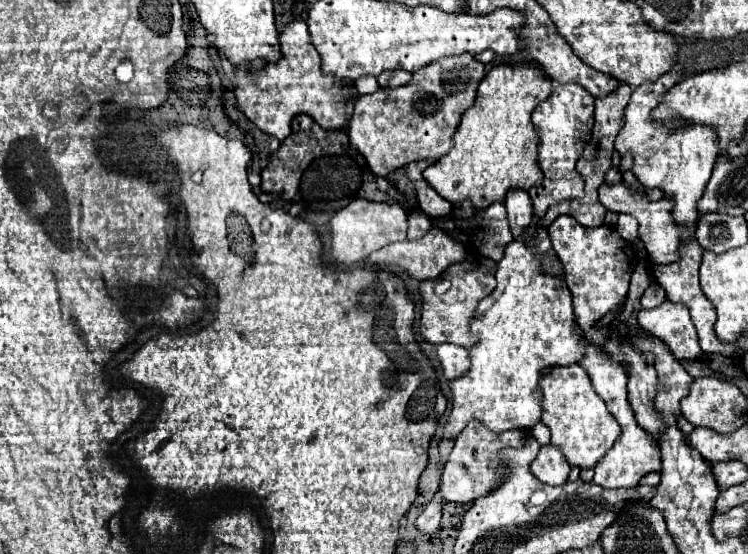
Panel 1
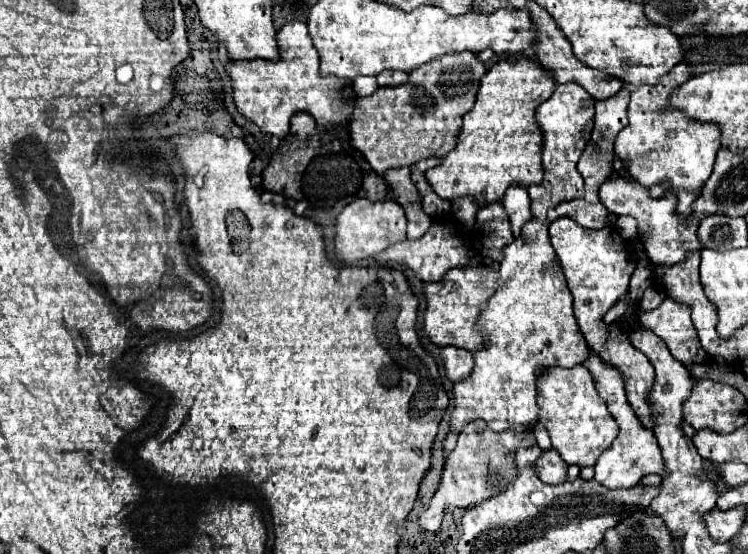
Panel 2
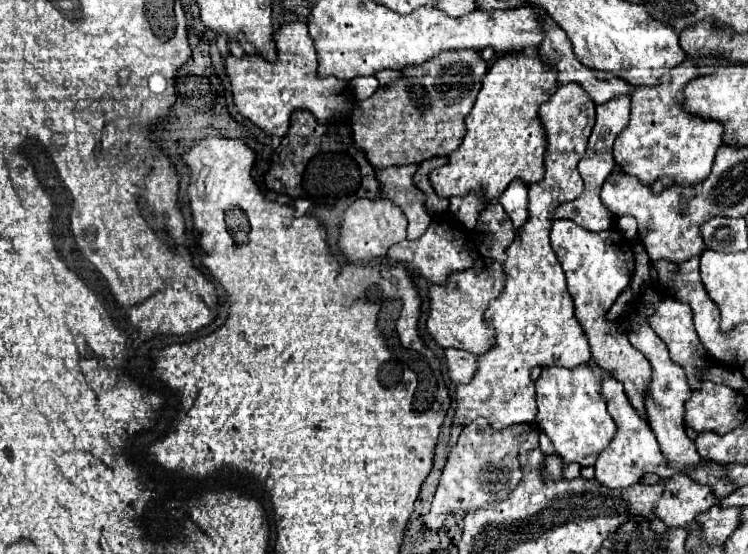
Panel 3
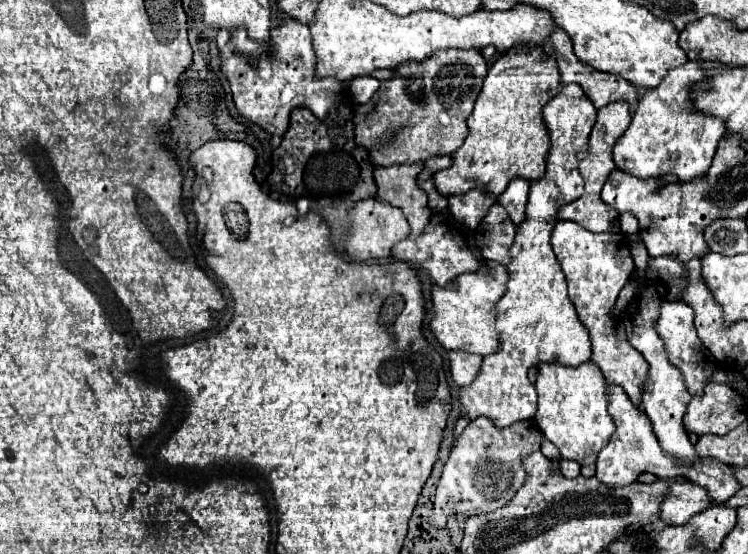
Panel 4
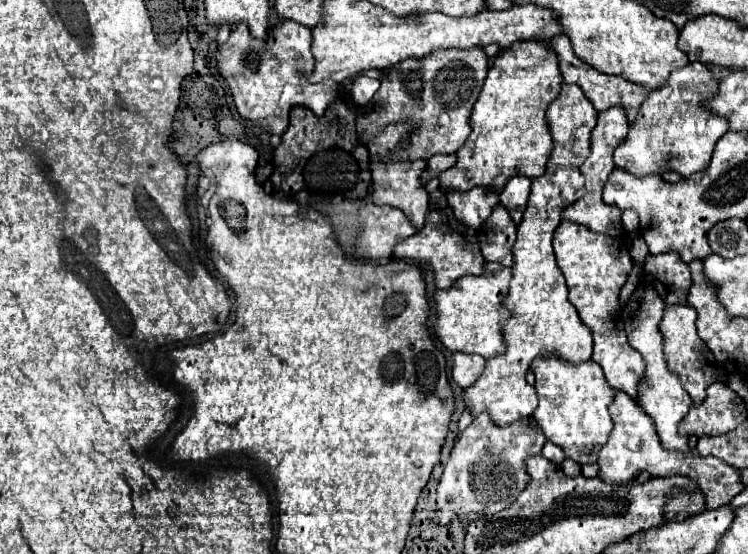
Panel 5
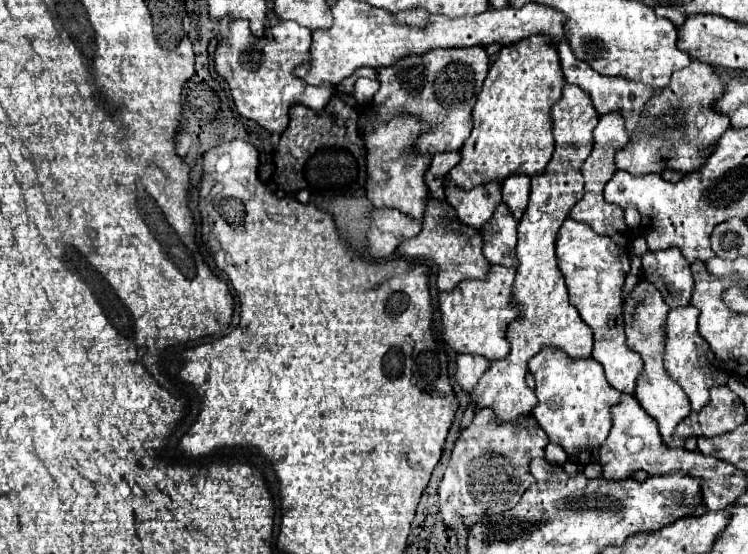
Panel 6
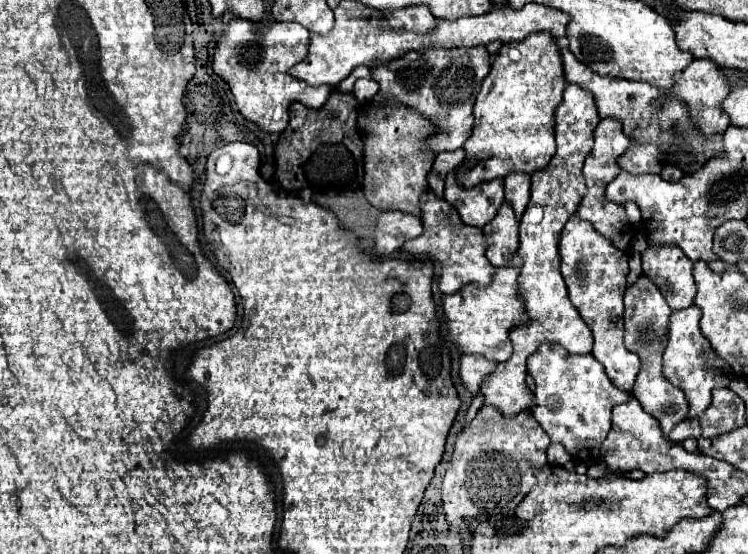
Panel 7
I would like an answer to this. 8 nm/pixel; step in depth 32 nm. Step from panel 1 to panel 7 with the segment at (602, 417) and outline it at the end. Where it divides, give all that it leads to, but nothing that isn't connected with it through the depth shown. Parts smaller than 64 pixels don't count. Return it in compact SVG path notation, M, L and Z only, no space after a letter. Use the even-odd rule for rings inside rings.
M542 344L528 358L528 374L534 378L534 408L532 416L548 432L552 442L562 444L574 462L596 462L600 446L608 436L612 408L632 398L630 392L614 388L604 366L590 356L572 356L558 344Z

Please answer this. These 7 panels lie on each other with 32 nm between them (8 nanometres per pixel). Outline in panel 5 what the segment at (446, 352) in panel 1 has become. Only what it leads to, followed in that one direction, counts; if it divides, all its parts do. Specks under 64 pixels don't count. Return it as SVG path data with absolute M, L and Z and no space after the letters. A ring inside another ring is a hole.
M456 352L454 354L454 382L460 388L470 388L474 384L474 380L480 378L480 372L484 370L486 358L478 356L478 354L464 354L464 352Z

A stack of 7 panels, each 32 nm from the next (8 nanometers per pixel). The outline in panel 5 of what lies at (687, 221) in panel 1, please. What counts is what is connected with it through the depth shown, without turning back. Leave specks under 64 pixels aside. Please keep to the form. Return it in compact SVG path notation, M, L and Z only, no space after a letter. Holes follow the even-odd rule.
M690 62L670 74L666 86L652 90L644 104L640 106L636 122L630 132L614 152L614 164L634 176L648 176L658 172L678 172L688 178L702 172L714 152L716 142L728 130L728 120L716 116L704 108L704 100L716 92L716 78L702 62Z

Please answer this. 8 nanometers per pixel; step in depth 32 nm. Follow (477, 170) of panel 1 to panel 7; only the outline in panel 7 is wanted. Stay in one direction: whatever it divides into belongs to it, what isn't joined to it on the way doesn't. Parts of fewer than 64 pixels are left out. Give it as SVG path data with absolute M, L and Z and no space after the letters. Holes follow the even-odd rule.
M538 32L522 42L504 44L476 98L472 136L464 144L466 168L458 174L458 180L466 188L472 188L480 182L504 178L512 172L532 174L542 170L556 150L554 110L562 100L564 86L566 78L560 48L552 34ZM482 150L492 152L494 158L474 164L474 156Z

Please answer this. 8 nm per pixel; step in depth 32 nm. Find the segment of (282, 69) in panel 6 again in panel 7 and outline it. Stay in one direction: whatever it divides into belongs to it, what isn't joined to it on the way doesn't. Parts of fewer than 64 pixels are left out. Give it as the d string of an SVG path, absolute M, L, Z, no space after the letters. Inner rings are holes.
M232 18L222 38L216 44L214 62L212 62L212 70L222 80L226 80L226 84L234 94L236 106L244 118L262 126L268 132L282 132L288 124L286 122L288 104L298 100L304 106L320 108L326 102L330 94L330 86L314 88L288 74L288 70L294 64L306 58L310 34L304 26L296 22L276 22L270 26L260 26L260 34L256 34L262 36L260 42L246 42L246 36L254 36L252 22L244 18Z

